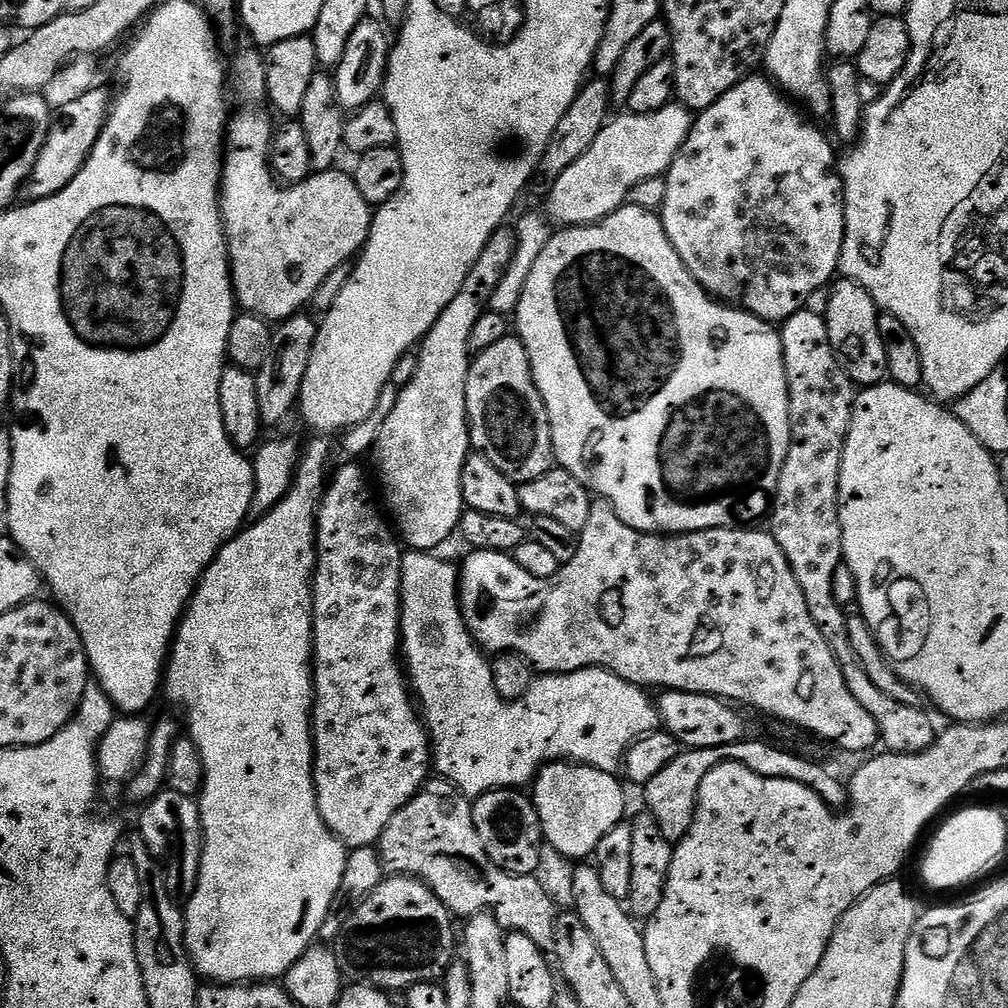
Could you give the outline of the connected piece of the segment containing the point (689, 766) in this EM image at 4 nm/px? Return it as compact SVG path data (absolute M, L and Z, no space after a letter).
M689 748L681 751L681 754L674 762L670 762L659 773L650 778L650 782L643 785L644 800L648 803L647 811L662 826L662 834L673 842L678 842L690 830L696 813L698 802L698 790L702 786L702 778L714 770L714 766L725 763L725 755L712 750L701 748Z

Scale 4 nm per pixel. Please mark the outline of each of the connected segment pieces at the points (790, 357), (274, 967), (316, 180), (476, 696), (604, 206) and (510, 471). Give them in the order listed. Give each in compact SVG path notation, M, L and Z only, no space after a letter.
M808 311L799 312L784 321L779 333L784 347L784 365L788 379L792 445L786 454L786 462L782 466L782 478L778 478L776 498L772 501L770 531L778 542L778 546L782 546L782 554L786 554L790 562L790 570L794 570L794 578L798 578L802 598L806 598L806 606L810 609L810 618L814 618L818 630L822 630L822 638L826 638L826 642L832 647L832 653L836 655L836 661L842 670L842 678L846 678L846 686L850 686L850 694L854 694L854 698L858 698L858 702L866 706L866 714L874 718L879 743L884 744L883 747L887 751L895 752L897 756L918 754L929 748L936 740L938 728L932 725L932 720L924 713L923 707L902 706L902 702L894 702L894 698L882 694L882 690L878 690L878 686L870 682L866 670L862 670L862 662L858 662L858 654L854 654L854 646L850 646L849 613L845 605L840 604L838 598L834 598L834 570L838 570L838 566L844 563L840 503L838 502L840 467L844 443L852 421L852 404L856 401L857 389L830 342L828 321L824 316Z
M316 440L305 450L304 457L300 460L300 468L298 464L298 467L295 469L292 487L289 488L284 499L280 500L278 506L276 506L274 510L270 510L265 516L259 517L255 522L252 522L256 524L249 523L247 527L241 530L240 533L231 540L231 542L226 546L222 546L222 550L214 558L214 562L204 572L204 575L200 577L200 583L196 586L196 592L192 596L192 601L188 603L188 607L177 627L176 638L172 642L172 651L164 670L162 696L165 696L170 703L177 704L180 708L188 708L187 735L196 744L196 749L200 751L200 757L204 763L204 787L200 789L200 795L198 797L200 806L200 825L204 831L204 853L200 856L200 877L198 878L198 886L194 890L194 894L191 898L187 900L183 913L184 941L188 947L188 954L192 957L192 964L195 966L197 973L208 982L215 982L217 984L242 984L245 982L276 982L283 978L283 976L294 966L294 962L298 962L298 958L302 958L302 954L306 954L306 950L317 943L323 923L326 922L326 914L330 913L331 903L334 902L335 895L338 894L338 888L342 884L343 871L346 870L349 853L346 851L344 843L342 843L342 841L326 826L326 822L318 810L316 783L312 777L312 762L314 759L314 749L312 746L312 702L314 699L314 685L312 682L312 577L316 571L317 557L316 518L320 510L320 501L324 499L326 481L329 479L329 476L328 444L324 440Z
M252 48L242 49L232 64L230 60L230 84L236 87L236 96L244 105L237 112L235 109L228 121L227 152L224 171L220 174L220 217L228 243L232 291L236 293L237 305L245 313L263 316L269 322L283 322L303 313L312 303L314 290L326 282L328 275L334 274L339 264L349 263L363 248L372 229L374 208L358 194L355 179L341 170L317 172L307 176L301 184L281 186L278 183L270 163L274 123L264 105L268 95L264 56Z
M408 550L403 553L400 561L400 635L402 637L402 656L406 661L406 676L410 681L411 691L418 701L419 711L422 713L425 728L432 742L432 759L435 771L440 771L445 781L453 788L460 789L465 796L475 798L493 792L495 788L519 789L520 784L531 785L535 781L536 773L545 764L553 762L571 762L574 764L590 764L592 767L610 772L613 774L621 771L622 765L628 755L629 748L636 741L655 732L658 728L658 708L647 691L639 684L631 684L622 678L618 678L613 672L606 671L605 668L583 668L577 672L562 672L559 674L544 674L539 678L533 679L530 690L521 700L504 700L494 690L494 678L492 677L492 666L489 657L478 647L469 632L467 625L464 624L464 614L461 611L460 601L460 574L457 565L452 565L448 560L439 560L439 555L430 552L417 552Z
M679 102L668 104L654 114L623 115L617 120L616 117L609 119L598 138L594 138L590 150L551 181L546 211L549 221L581 228L584 224L596 224L624 207L639 184L667 173L678 150L682 150L694 119L693 113Z
M510 334L490 350L475 353L466 378L466 410L471 447L490 458L506 478L521 485L553 468L550 418L534 382L530 354L519 336Z

